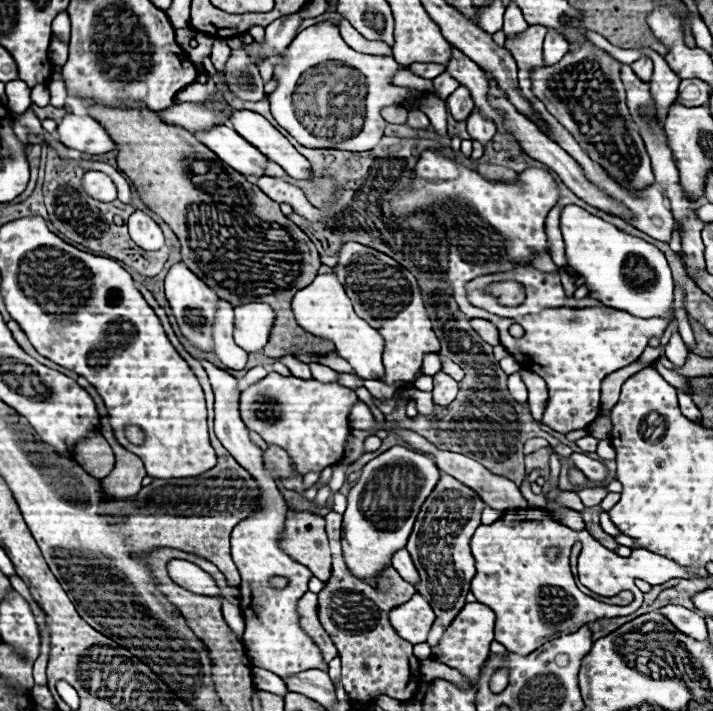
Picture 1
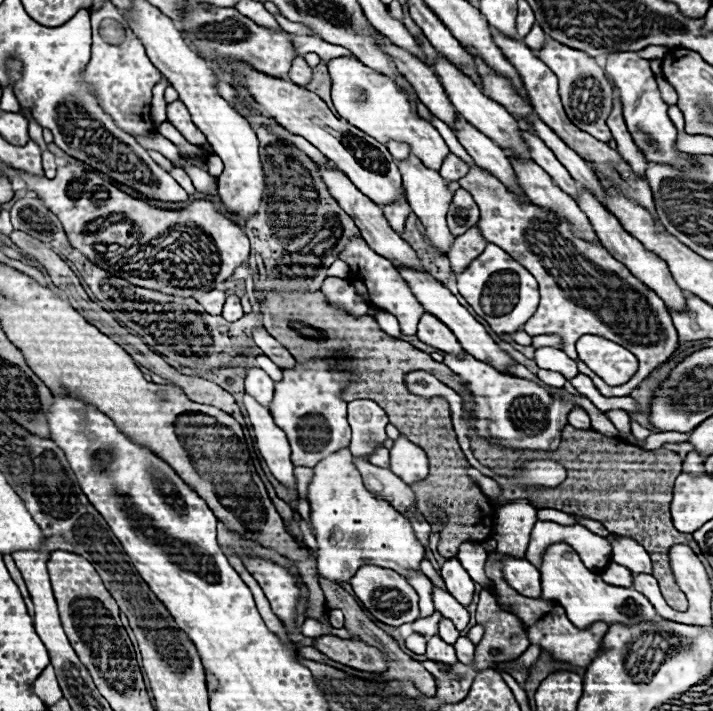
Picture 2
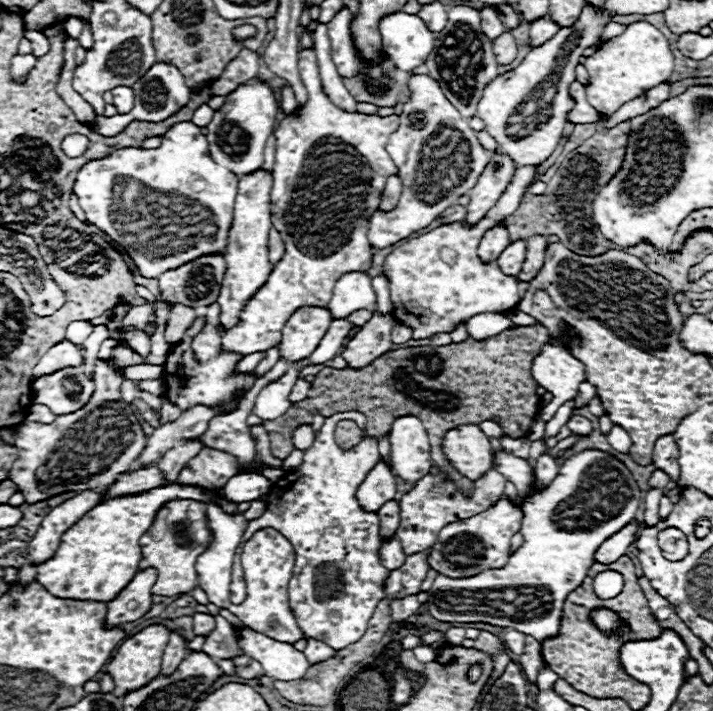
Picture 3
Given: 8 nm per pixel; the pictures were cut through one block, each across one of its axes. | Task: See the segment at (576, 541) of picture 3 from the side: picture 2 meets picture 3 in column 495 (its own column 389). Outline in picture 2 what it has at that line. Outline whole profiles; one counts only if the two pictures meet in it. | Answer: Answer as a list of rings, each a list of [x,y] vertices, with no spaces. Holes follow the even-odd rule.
[[[362,566],[352,576],[350,584],[352,584],[354,596],[362,602],[362,606],[388,626],[402,626],[406,622],[414,622],[416,618],[420,618],[416,590],[408,584],[408,580],[404,576],[400,576],[394,570],[384,570],[380,566]]]

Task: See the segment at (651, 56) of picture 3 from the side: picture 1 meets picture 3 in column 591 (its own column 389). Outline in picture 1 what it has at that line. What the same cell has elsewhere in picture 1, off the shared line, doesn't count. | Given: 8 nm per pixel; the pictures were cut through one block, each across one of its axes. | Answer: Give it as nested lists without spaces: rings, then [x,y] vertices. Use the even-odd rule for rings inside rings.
[[[320,22],[308,26],[288,44],[282,62],[274,65],[276,89],[267,95],[270,112],[276,122],[306,148],[334,148],[348,152],[372,150],[384,134],[380,108],[394,102],[404,104],[408,92],[412,92],[392,84],[392,74],[398,68],[402,66],[392,56],[368,56],[352,50],[342,40],[336,24]],[[334,82],[340,86],[340,94],[334,92]],[[360,84],[366,84],[366,96],[358,94],[358,90],[362,90],[358,88]]]

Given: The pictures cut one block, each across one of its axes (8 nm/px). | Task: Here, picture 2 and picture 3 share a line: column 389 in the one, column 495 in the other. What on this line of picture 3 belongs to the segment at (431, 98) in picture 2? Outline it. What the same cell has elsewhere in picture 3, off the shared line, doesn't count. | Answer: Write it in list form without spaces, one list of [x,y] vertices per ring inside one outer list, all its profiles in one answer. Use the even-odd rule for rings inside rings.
[[[510,30],[502,32],[496,40],[494,40],[494,54],[498,58],[500,64],[510,64],[516,54],[518,54],[518,44],[516,44],[516,38],[512,36]]]

